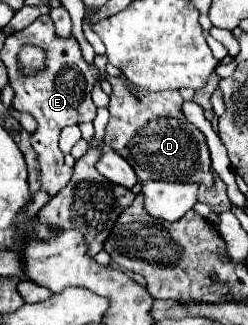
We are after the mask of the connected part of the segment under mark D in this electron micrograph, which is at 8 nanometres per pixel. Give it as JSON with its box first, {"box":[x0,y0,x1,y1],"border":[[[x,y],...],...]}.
{"box":[105,76,213,184],"border":[[[107,76],[111,82],[109,124],[105,134],[105,146],[119,152],[135,170],[141,182],[169,180],[169,182],[205,182],[213,184],[211,158],[205,144],[205,136],[191,124],[181,112],[183,98],[179,90],[149,92],[139,86],[131,92],[127,80]]]}

